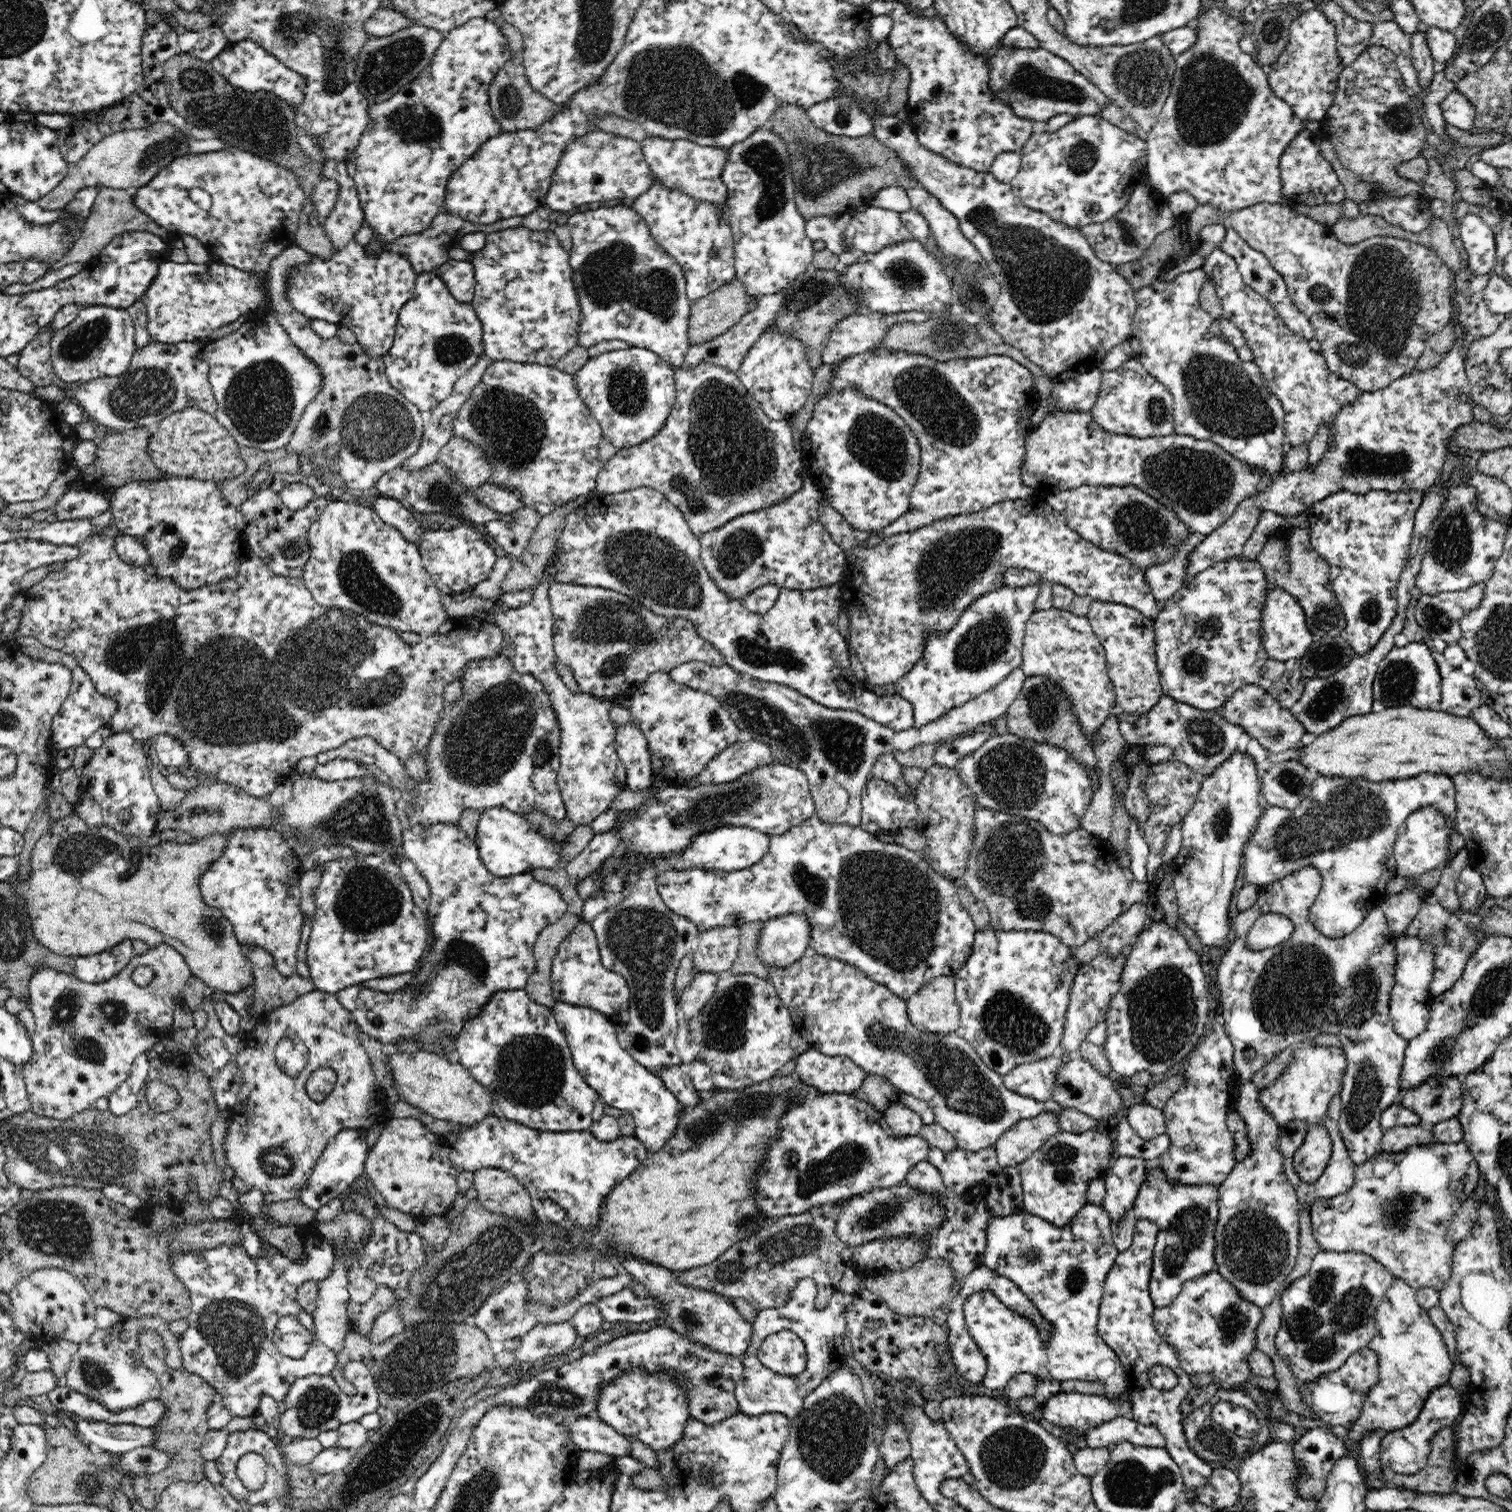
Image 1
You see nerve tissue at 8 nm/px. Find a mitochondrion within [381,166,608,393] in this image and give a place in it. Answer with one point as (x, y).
(452, 349)

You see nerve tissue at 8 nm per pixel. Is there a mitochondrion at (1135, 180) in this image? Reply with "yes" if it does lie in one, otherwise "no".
no

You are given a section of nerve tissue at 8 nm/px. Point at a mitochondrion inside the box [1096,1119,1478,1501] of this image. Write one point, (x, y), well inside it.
(1335, 1312)

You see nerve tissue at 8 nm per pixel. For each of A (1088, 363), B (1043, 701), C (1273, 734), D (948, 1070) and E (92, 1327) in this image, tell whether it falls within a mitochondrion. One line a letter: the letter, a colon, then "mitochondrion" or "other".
A: other
B: mitochondrion
C: mitochondrion
D: mitochondrion
E: other

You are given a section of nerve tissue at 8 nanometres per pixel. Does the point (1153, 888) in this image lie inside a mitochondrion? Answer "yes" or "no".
no

